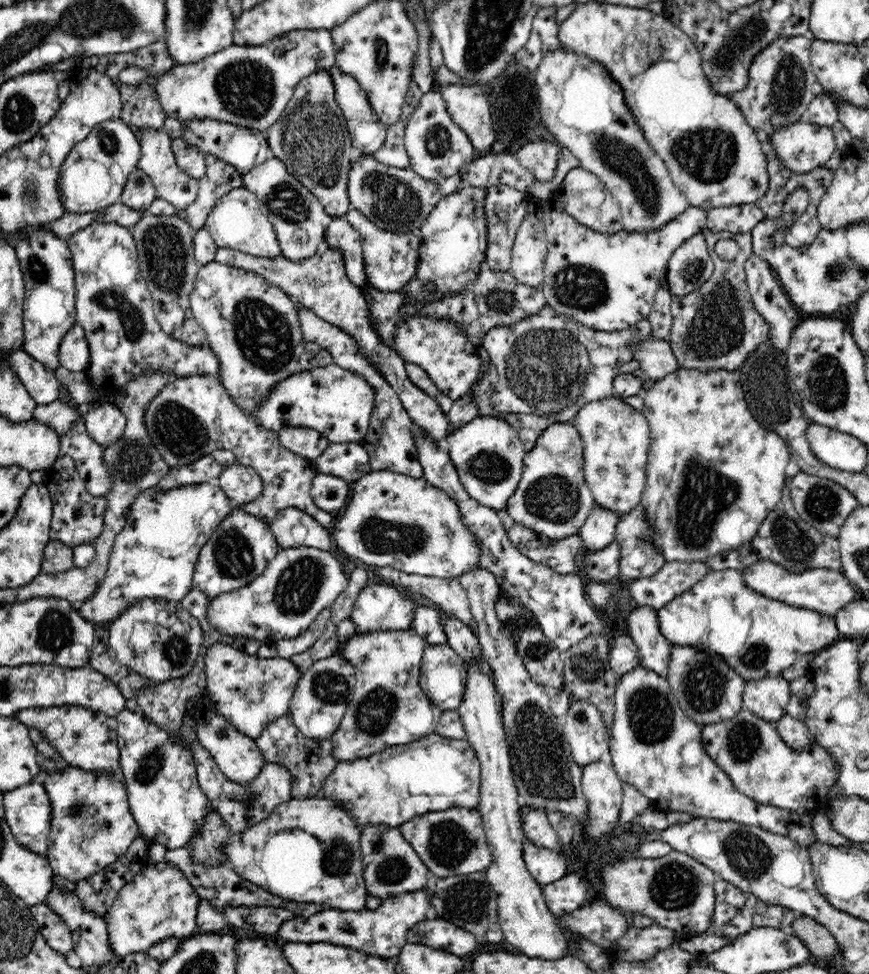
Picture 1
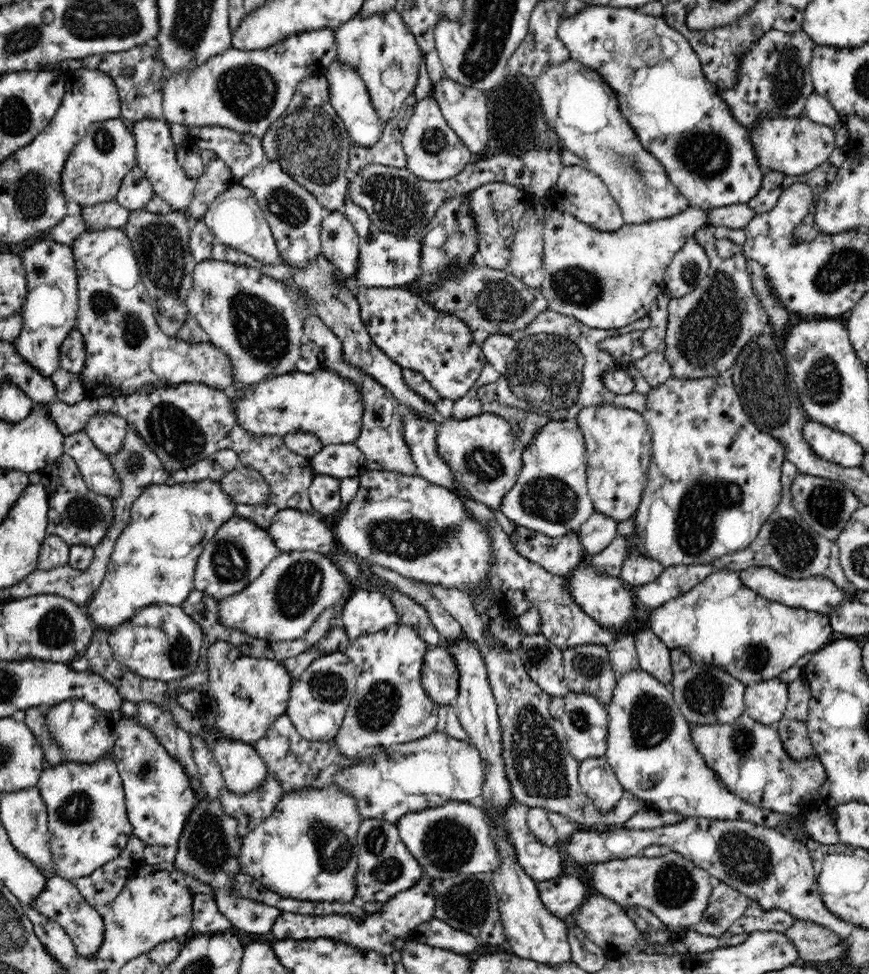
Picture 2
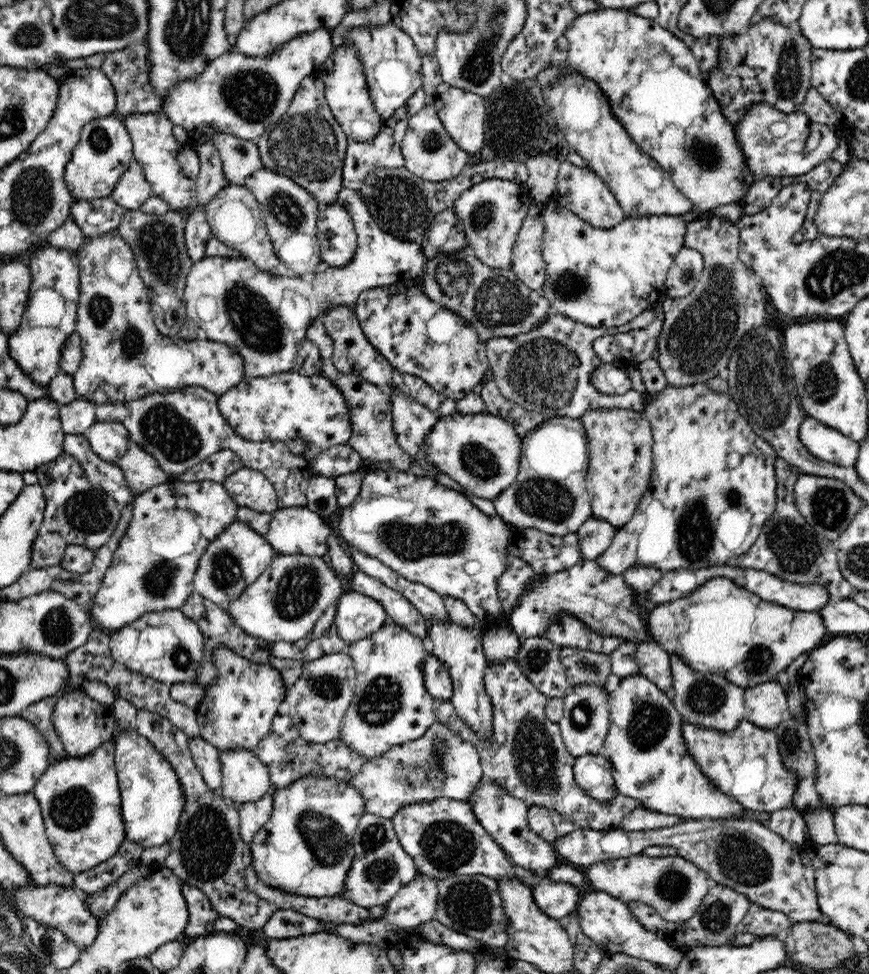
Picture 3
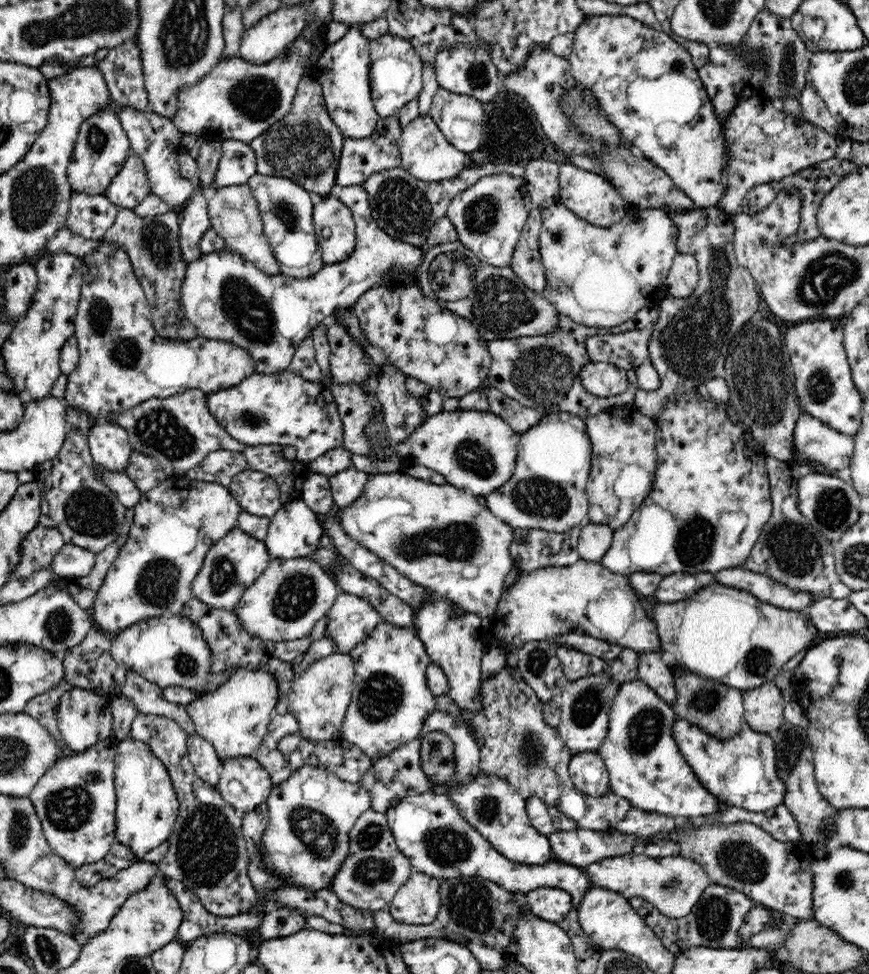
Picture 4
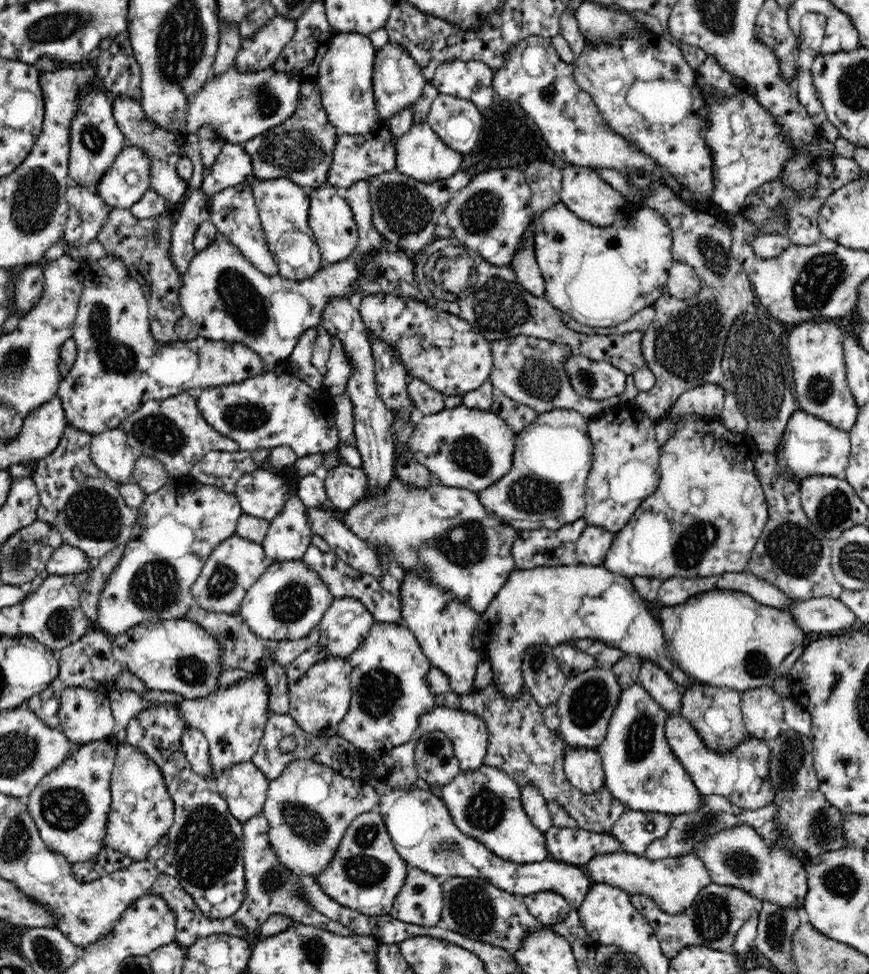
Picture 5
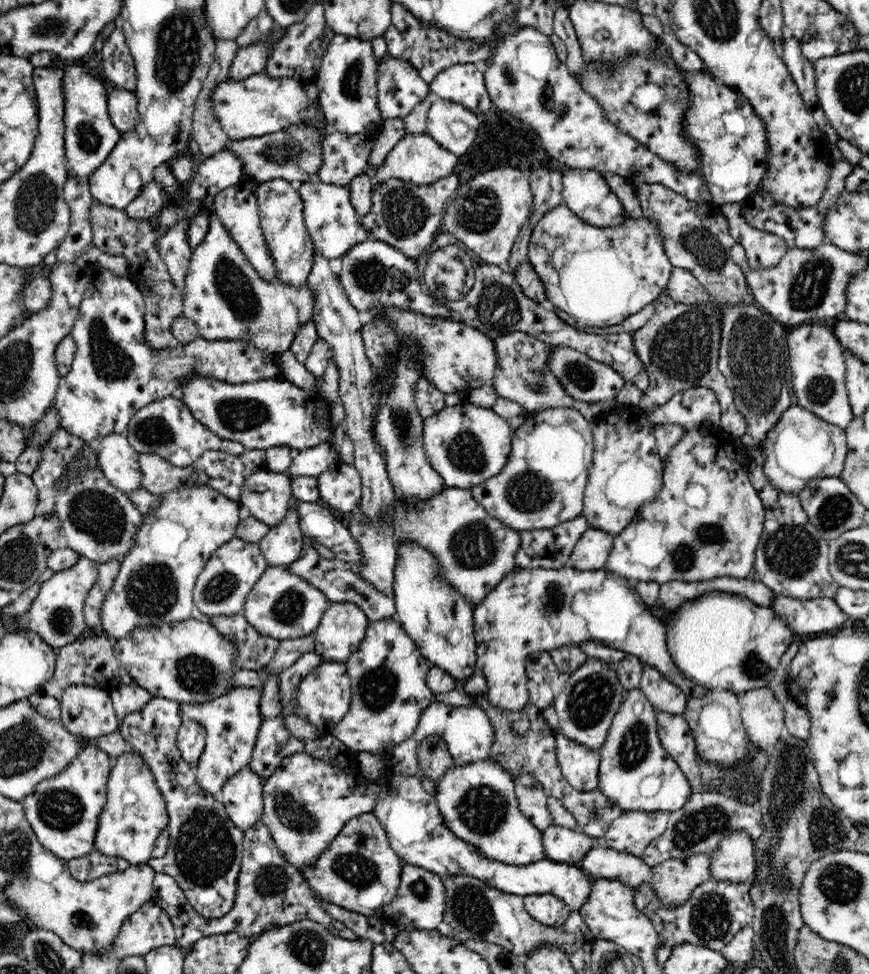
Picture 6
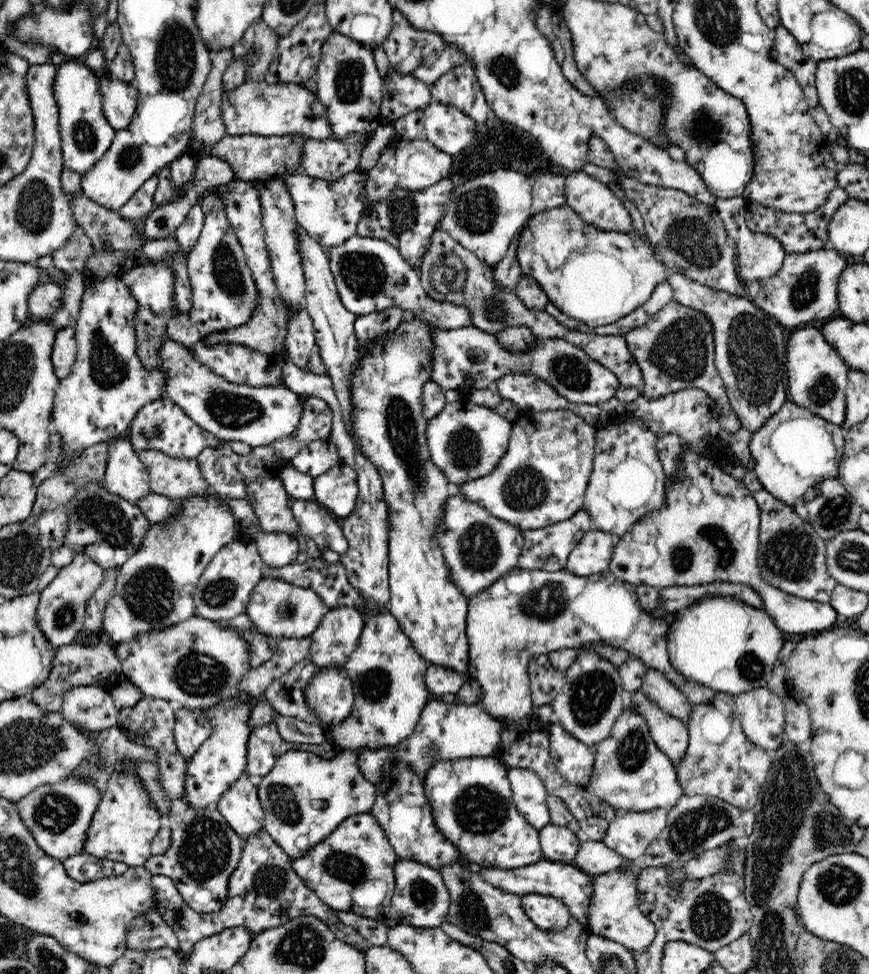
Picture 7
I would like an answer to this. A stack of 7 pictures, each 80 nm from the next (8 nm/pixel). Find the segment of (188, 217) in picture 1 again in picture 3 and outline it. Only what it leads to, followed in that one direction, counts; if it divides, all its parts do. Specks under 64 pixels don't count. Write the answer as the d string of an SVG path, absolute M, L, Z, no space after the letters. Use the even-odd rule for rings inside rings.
M210 139L201 142L197 148L199 174L195 178L196 183L196 204L204 207L218 191L229 186L222 173L222 161L219 150Z

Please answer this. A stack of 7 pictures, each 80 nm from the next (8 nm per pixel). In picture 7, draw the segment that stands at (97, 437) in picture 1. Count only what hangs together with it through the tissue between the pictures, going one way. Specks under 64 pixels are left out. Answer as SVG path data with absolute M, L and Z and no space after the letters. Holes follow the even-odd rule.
M116 439L109 448L104 488L108 492L139 506L139 502L151 492L149 474L128 439Z

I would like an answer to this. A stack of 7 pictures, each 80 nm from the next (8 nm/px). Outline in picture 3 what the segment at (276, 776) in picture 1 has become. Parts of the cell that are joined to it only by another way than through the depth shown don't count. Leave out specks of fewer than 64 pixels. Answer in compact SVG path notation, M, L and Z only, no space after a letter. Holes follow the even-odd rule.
M270 792L258 802L235 805L241 822L241 837L247 846L253 841L257 832L268 822L273 810L272 804L273 797Z

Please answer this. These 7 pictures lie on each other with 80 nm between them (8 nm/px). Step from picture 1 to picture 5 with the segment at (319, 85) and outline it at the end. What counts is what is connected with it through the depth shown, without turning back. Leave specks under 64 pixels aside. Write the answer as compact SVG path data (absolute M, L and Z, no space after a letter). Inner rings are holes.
M307 79L301 83L296 112L284 124L251 138L241 146L252 161L251 178L287 178L300 187L319 188L327 185L326 176L332 162L336 135L334 125L330 124L326 116L317 83Z

